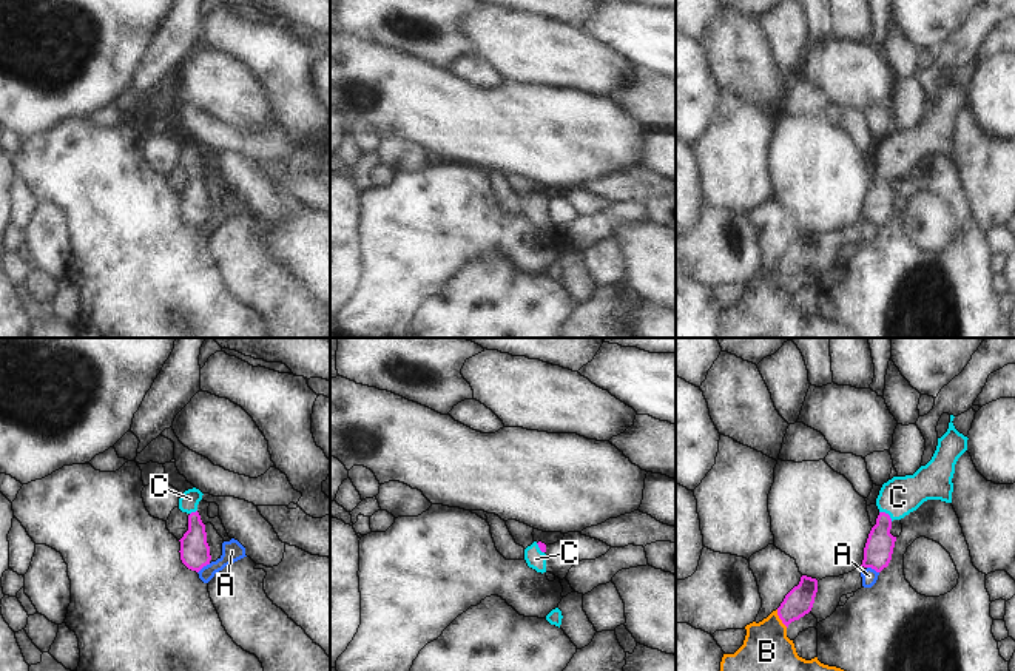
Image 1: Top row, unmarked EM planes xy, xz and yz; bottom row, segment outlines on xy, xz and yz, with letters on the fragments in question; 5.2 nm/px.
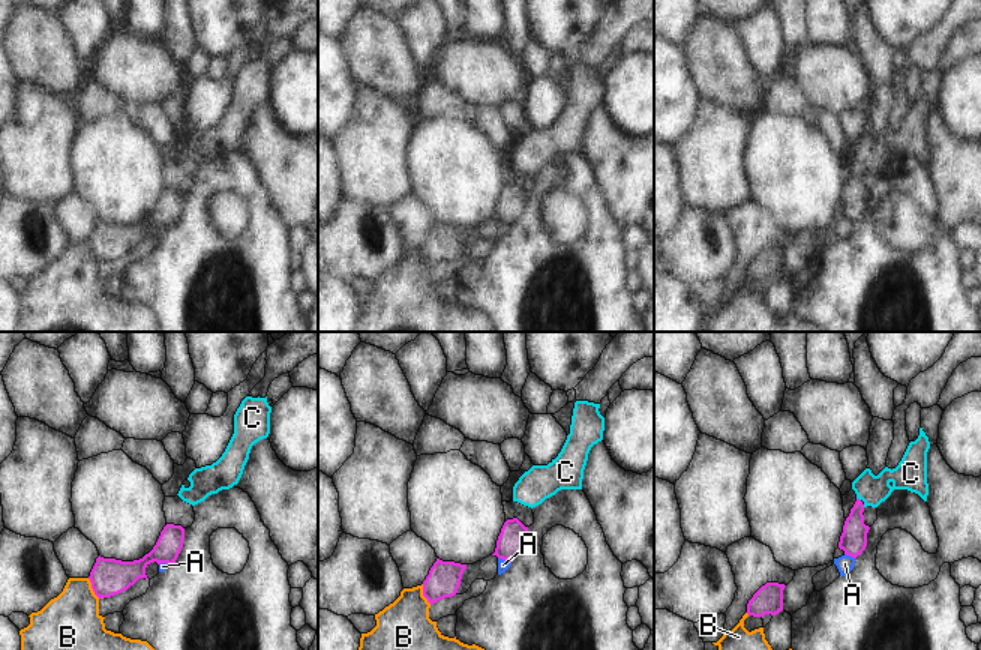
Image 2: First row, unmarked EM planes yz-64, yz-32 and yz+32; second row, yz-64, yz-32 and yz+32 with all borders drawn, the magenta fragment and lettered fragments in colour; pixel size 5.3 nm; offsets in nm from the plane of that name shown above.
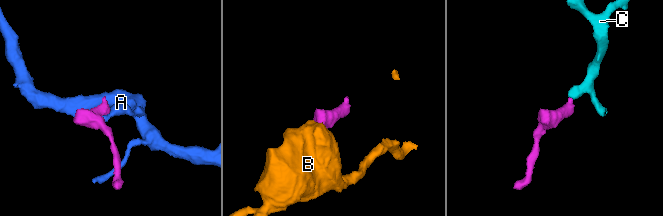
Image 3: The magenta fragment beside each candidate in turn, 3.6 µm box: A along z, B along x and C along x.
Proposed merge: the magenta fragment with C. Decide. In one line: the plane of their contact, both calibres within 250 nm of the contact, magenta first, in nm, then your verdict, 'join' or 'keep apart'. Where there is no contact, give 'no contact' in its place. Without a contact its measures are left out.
contact in yz; calibres 150 and 200 nm; join

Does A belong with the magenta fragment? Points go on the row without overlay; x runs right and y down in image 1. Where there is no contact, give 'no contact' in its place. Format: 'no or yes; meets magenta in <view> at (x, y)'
no; meets magenta in xy at (204, 219)

